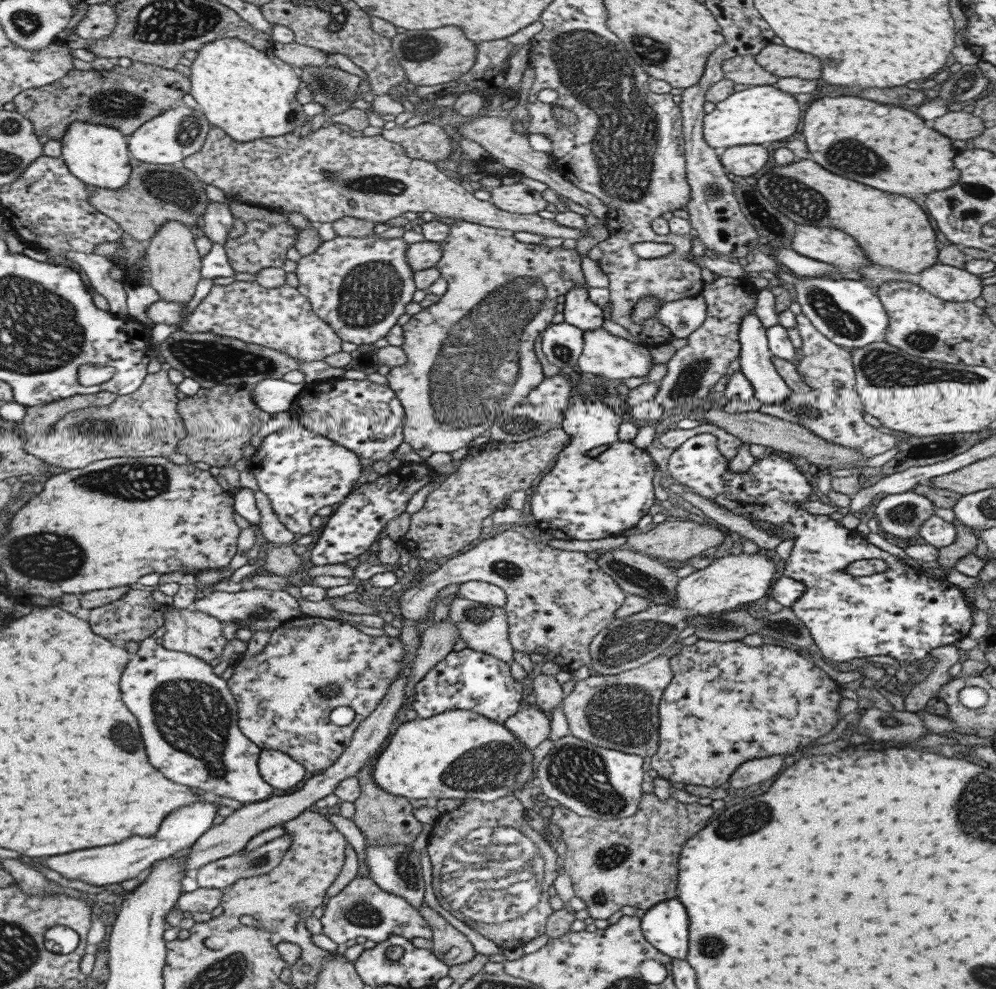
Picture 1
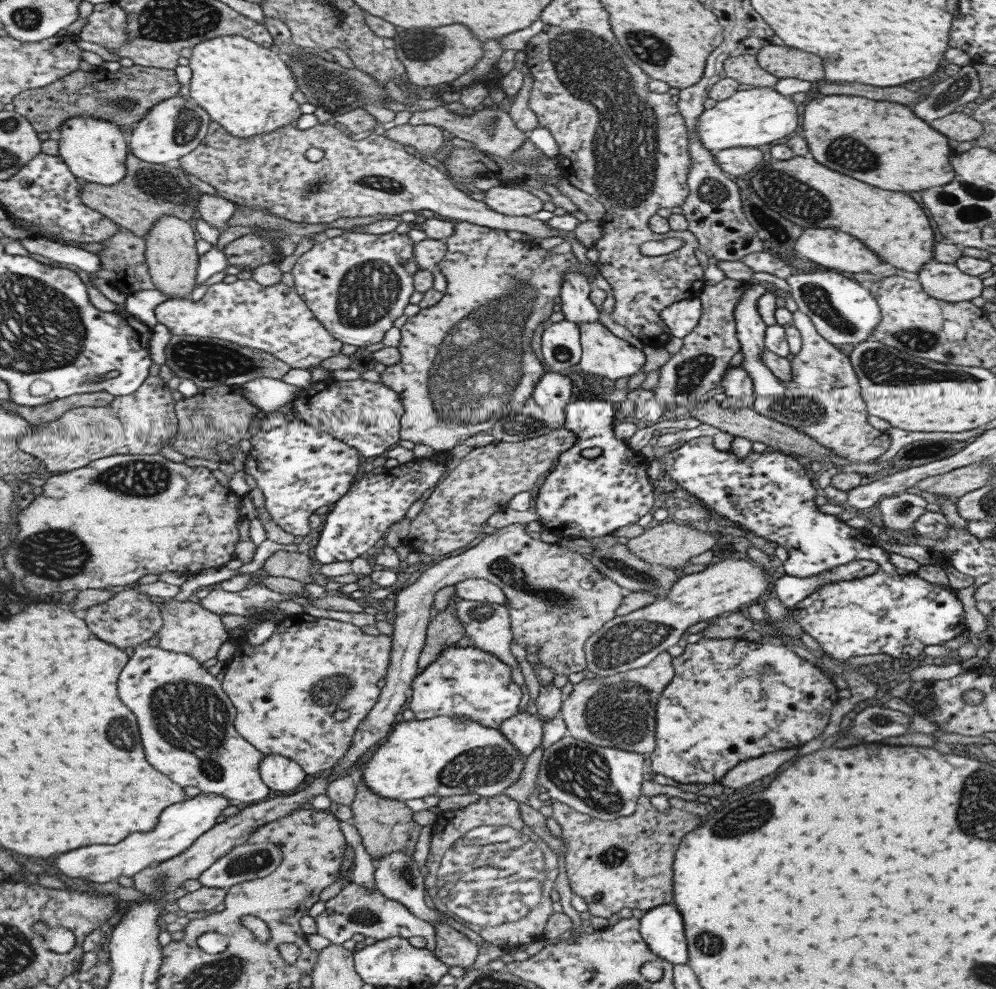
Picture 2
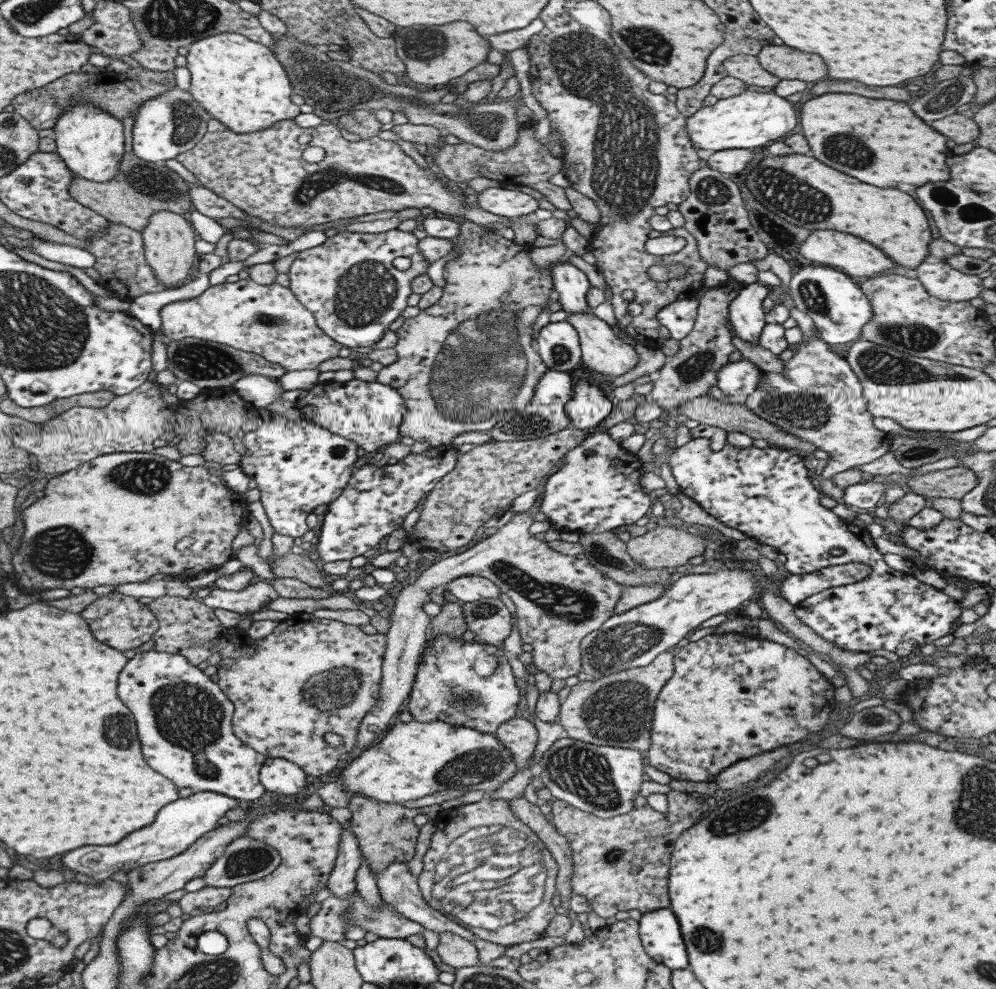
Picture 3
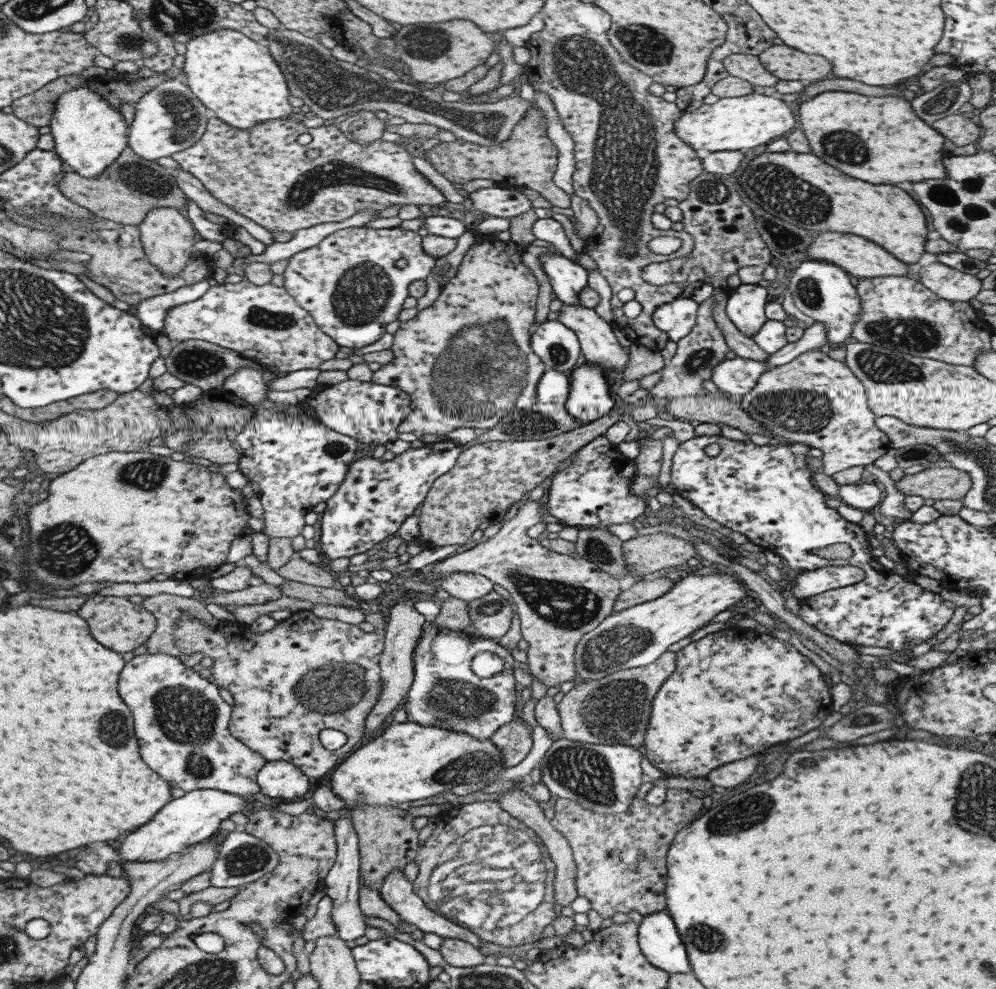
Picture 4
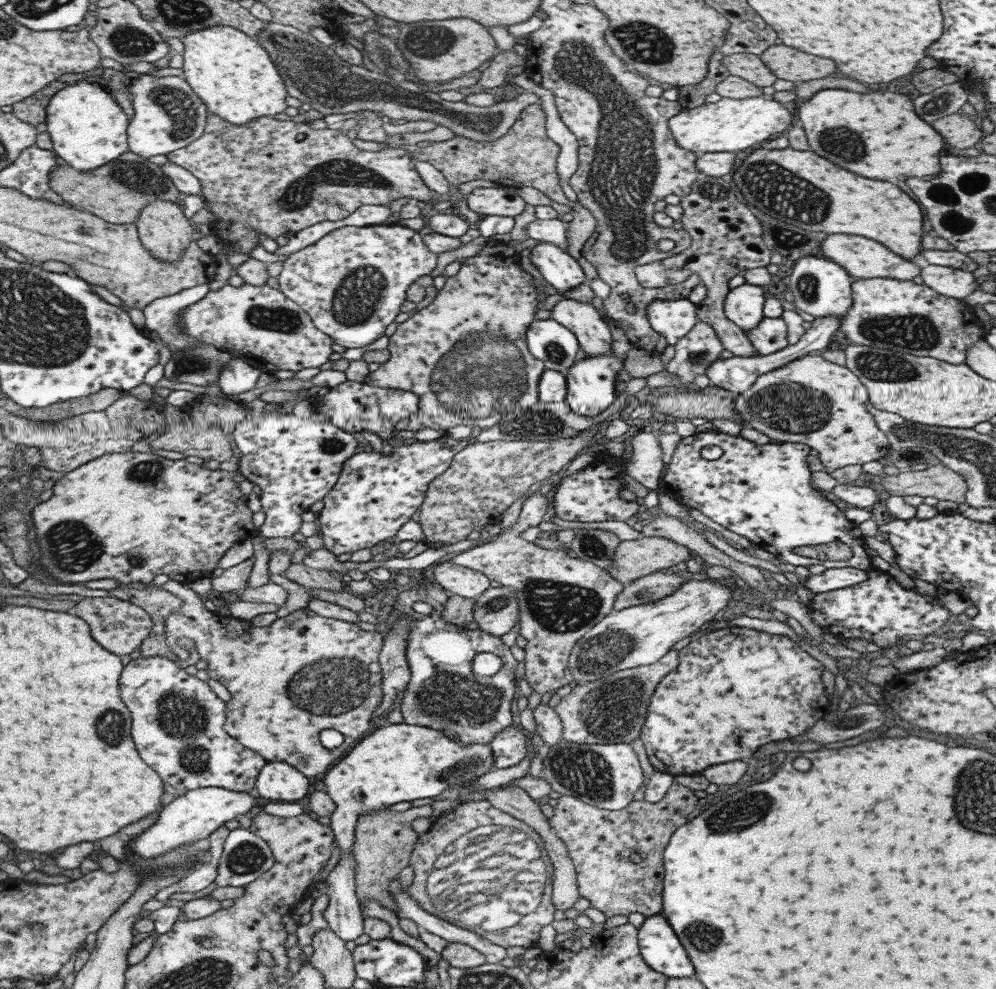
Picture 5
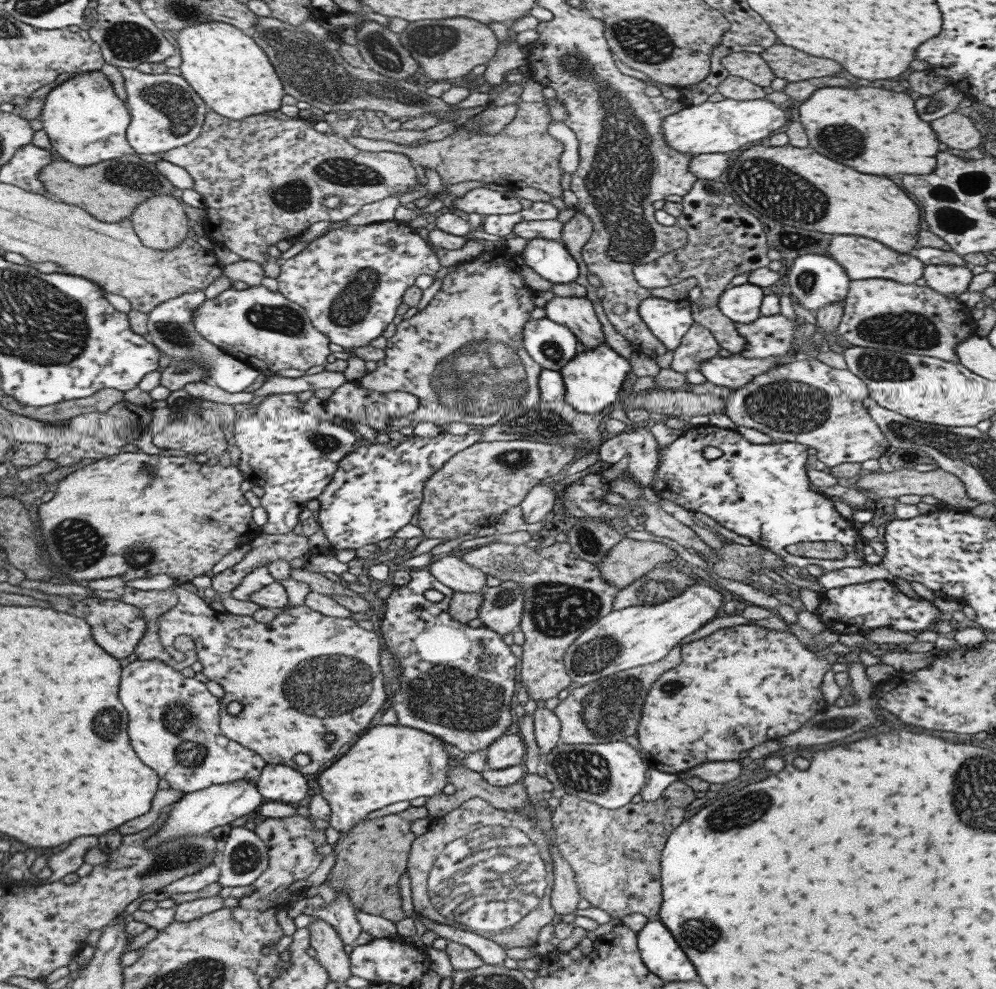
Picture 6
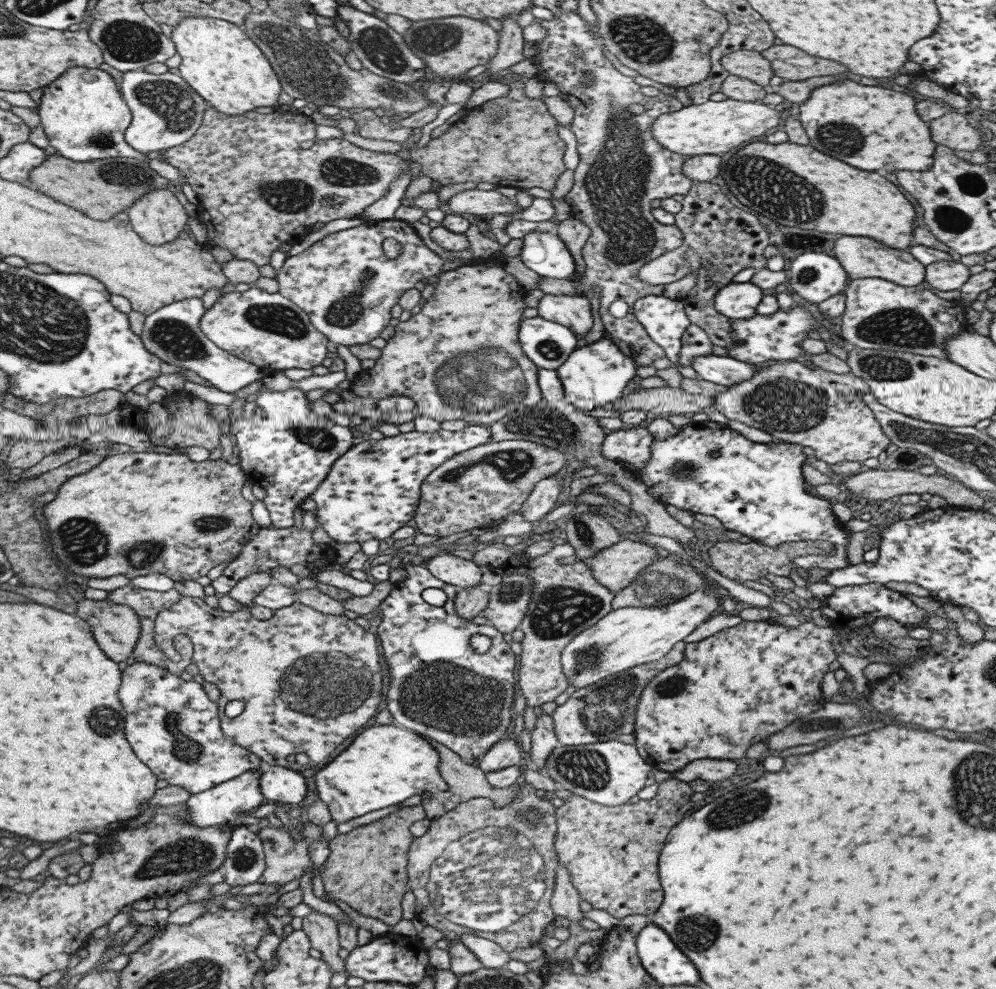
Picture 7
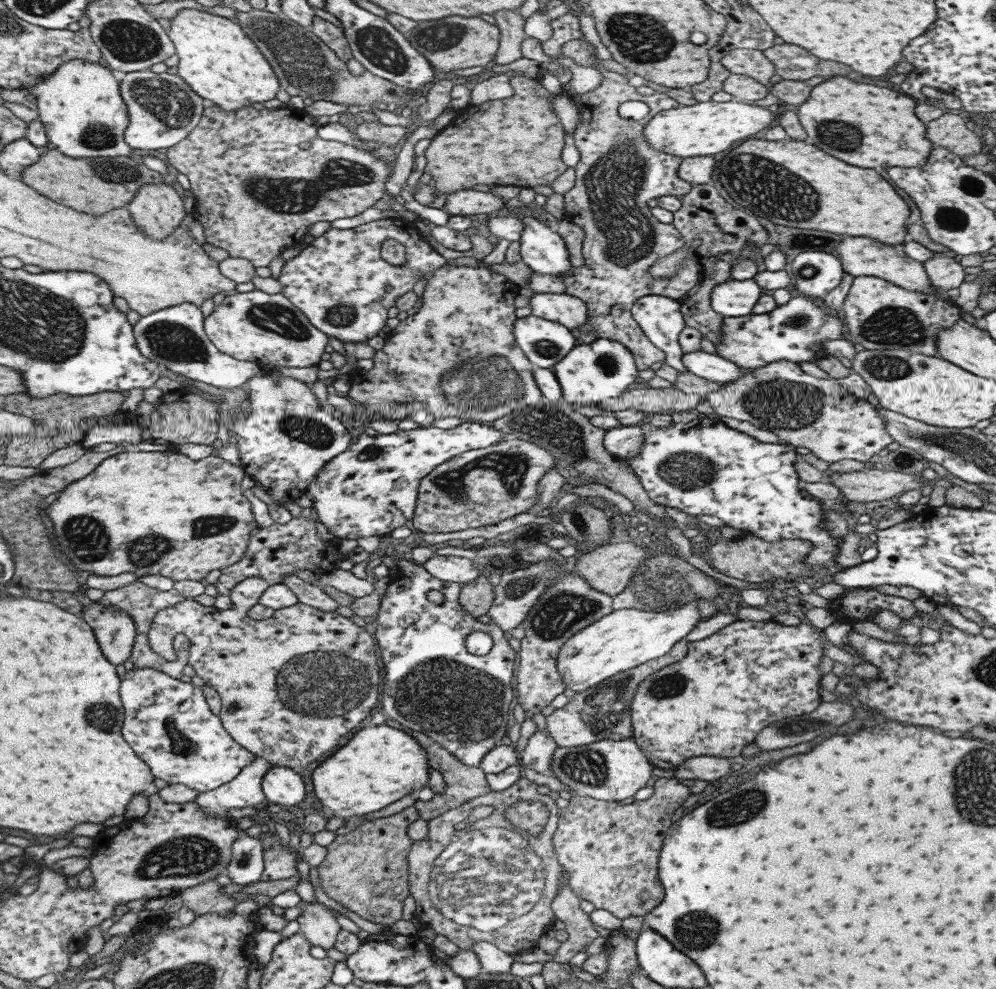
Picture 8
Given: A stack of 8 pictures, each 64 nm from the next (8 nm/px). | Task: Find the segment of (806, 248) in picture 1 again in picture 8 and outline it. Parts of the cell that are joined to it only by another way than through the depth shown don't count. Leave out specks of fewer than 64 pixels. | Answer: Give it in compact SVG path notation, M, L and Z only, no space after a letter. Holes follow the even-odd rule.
M844 237L837 245L837 258L840 260L842 270L847 271L852 277L872 276L881 278L895 286L905 290L924 292L937 298L949 301L946 295L931 291L932 284L924 271L922 263L909 258L902 252L899 245L884 245L872 238L865 237Z

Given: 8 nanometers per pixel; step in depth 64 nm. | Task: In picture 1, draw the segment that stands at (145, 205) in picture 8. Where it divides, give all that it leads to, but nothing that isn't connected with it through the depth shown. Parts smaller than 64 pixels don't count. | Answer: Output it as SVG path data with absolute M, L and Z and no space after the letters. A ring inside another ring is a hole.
M174 220L164 222L146 242L143 255L148 268L147 284L155 290L160 300L185 306L193 296L195 284L201 279L201 257L196 251L189 227Z

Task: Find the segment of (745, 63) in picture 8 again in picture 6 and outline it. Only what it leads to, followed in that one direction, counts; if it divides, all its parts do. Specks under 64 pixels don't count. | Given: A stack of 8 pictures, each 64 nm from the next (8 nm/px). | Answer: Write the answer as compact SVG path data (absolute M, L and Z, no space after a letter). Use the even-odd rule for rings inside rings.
M739 51L726 54L721 58L720 65L725 73L744 78L757 86L769 86L774 74L759 54Z

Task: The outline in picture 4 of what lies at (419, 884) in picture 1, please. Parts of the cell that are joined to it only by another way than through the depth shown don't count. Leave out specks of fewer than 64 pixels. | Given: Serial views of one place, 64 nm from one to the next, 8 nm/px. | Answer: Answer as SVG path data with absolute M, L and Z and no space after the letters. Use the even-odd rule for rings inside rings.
M401 868L400 870L394 870L389 873L389 875L383 879L383 885L379 887L379 894L382 901L387 904L387 906L390 906L401 920L407 921L408 924L413 925L423 933L435 934L442 939L456 938L457 940L467 942L469 945L477 949L481 946L482 938L479 935L476 935L474 930L470 930L457 922L449 921L437 911L427 908L424 905L424 902L413 893L413 884L403 877Z

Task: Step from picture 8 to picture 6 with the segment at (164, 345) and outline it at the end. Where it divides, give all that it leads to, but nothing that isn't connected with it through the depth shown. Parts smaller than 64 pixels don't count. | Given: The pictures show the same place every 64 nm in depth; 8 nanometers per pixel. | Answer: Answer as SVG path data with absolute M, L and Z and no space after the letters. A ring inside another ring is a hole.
M196 290L158 304L151 309L151 312L147 313L147 334L143 335L142 338L147 343L151 343L159 353L165 354L168 360L179 363L191 362L195 366L201 366L207 371L209 382L217 385L221 390L231 394L244 392L245 388L250 386L260 374L260 371L232 358L217 346L203 340L201 335L195 332L192 318L203 300L205 300L203 290Z

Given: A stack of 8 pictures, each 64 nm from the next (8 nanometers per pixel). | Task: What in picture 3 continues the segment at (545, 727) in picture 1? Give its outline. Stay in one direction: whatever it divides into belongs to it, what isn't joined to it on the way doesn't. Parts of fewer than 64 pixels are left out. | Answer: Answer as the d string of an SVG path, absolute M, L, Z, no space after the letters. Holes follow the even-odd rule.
M520 717L502 722L493 735L509 751L512 763L516 766L524 764L537 744L534 724Z

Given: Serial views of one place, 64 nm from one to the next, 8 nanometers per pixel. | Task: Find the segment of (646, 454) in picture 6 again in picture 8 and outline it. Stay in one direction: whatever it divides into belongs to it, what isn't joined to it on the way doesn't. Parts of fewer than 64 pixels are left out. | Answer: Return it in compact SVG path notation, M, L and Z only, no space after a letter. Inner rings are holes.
M638 425L613 427L602 436L604 449L613 457L625 459L639 452L642 430Z

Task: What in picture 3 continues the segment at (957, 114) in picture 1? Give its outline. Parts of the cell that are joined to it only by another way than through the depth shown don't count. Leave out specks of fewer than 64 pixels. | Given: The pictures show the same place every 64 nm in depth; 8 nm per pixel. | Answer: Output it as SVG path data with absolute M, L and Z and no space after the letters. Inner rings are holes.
M953 113L949 116L933 120L933 130L943 134L945 138L953 140L955 144L967 144L975 142L979 136L979 127L975 125L969 113Z

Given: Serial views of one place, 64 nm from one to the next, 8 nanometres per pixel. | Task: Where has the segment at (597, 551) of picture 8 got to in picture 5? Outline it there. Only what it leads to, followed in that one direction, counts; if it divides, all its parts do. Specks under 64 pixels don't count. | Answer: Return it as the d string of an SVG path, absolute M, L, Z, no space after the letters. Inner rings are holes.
M661 537L621 541L614 548L614 566L606 572L617 582L631 582L655 571L681 567L694 555L680 544Z

